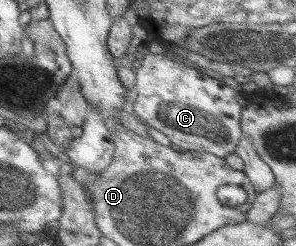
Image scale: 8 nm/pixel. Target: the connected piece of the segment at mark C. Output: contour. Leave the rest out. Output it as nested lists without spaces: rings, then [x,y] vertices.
[[[147,53],[138,56],[135,63],[133,87],[137,91],[131,107],[133,116],[145,127],[153,128],[167,137],[170,143],[179,151],[207,152],[224,158],[234,150],[240,138],[239,119],[241,107],[235,101],[237,92],[224,85],[221,80],[200,74],[196,69],[185,67],[167,55]]]

